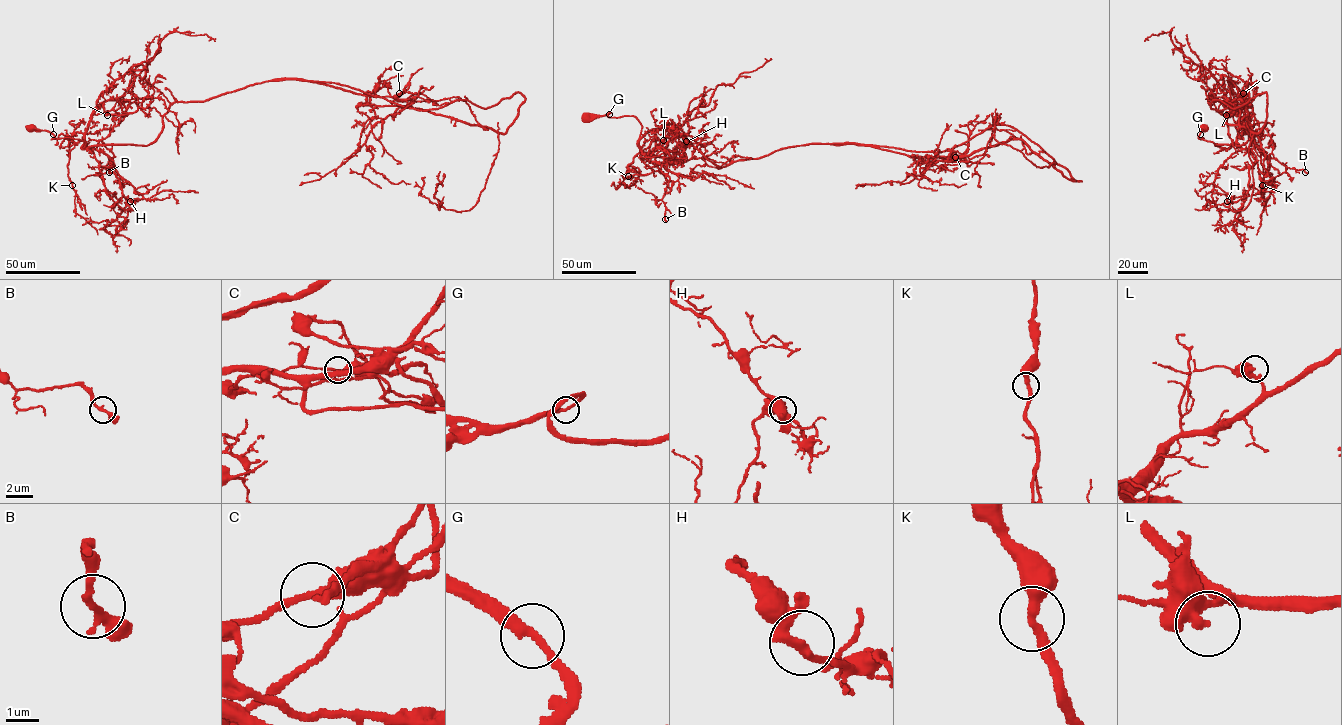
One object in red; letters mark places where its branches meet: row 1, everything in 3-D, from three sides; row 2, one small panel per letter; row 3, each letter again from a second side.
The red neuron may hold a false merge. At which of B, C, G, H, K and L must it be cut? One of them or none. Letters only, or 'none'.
C

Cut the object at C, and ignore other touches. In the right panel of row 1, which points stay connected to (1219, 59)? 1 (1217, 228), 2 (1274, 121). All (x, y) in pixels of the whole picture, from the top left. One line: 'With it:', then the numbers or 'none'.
With it: 1, 2

